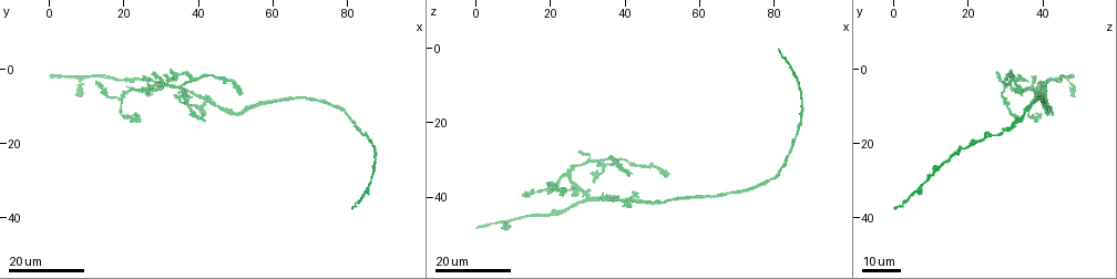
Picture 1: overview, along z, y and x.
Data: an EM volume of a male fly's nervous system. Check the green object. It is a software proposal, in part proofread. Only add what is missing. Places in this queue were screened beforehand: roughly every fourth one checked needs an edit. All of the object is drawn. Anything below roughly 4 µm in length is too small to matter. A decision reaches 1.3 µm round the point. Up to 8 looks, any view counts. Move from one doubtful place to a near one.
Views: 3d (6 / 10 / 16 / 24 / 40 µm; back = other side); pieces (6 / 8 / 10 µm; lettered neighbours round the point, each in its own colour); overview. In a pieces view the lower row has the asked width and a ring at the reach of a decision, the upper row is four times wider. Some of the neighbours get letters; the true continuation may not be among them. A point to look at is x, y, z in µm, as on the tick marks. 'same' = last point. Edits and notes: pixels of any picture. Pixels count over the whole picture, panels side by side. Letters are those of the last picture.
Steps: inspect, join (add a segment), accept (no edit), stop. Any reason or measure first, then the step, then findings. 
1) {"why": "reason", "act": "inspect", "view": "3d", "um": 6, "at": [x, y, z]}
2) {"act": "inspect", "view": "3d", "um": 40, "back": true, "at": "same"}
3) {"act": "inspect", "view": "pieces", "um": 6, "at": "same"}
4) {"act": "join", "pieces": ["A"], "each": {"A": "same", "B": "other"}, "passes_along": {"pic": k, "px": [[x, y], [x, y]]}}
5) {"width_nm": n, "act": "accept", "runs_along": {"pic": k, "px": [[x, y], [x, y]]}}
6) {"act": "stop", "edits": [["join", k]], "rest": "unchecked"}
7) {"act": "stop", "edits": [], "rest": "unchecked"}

{"why": "free end", "act": "inspect", "view": "3d", "um": 16, "at": [0.5, 1.5, 49.0]}

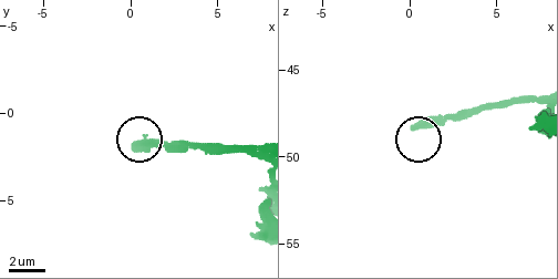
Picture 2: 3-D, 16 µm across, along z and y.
{"why": "what lies round it", "act": "inspect", "view": "pieces", "um": 10, "at": [0.2, 1.8, 48.4]}

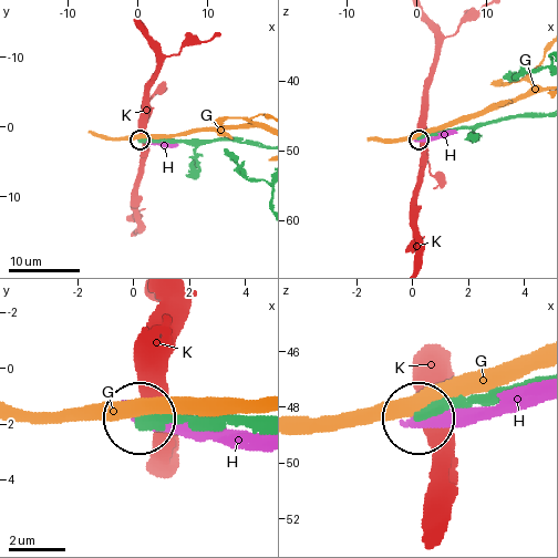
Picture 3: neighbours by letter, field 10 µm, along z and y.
{"act": "accept", "each": {"G": "other", "H": "other", "K": "other"}, "runs_along": {"pic": 3, "px": [[537, 379], [419, 419]]}, "found": "none of them fits"}

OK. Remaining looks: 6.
{"why": "an open end", "act": "inspect", "view": "3d", "um": 24, "at": [41.5, 7.0, 38.5]}

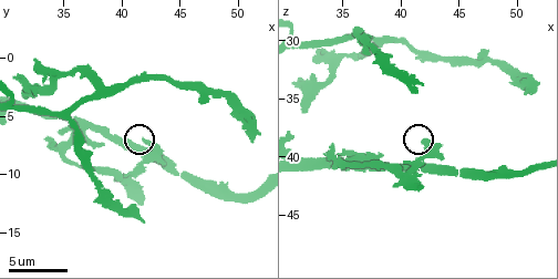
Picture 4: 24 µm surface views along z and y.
{"act": "inspect", "view": "pieces", "um": 6, "at": [42.0, 7.0, 38.6]}

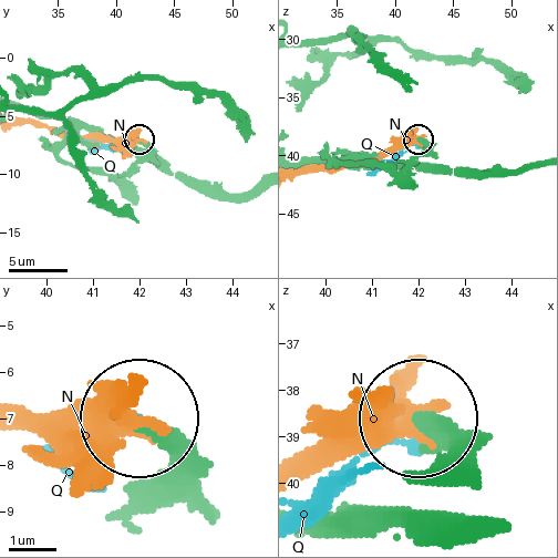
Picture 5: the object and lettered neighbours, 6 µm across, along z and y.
{"width_nm": 310, "act": "accept", "each": {"N": "other", "Q": "other"}, "found": "no lettered segment goes on from it"}

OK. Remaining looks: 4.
{"why": "branch stops here", "act": "inspect", "view": "pieces", "um": 8, "at": [41.8, 12.4, 42.8]}

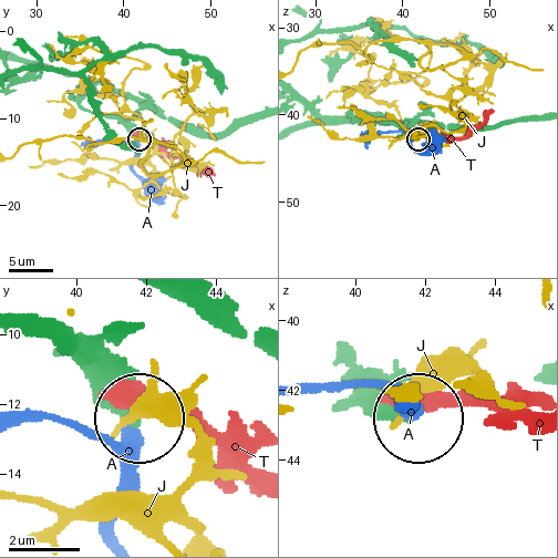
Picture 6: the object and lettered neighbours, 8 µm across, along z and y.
{"act": "join", "pieces": ["A"], "each": {"A": "same", "J": "other", "T": "other"}, "passes_along": {"pic": 6, "px": [[45, 328], [132, 426], [132, 495], [114, 539]]}, "found": "it goes on there"}

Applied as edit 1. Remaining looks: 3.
{"why": "end of a long branch", "act": "inspect", "view": "3d", "um": 16, "at": [81.0, 37.0, 0.0]}

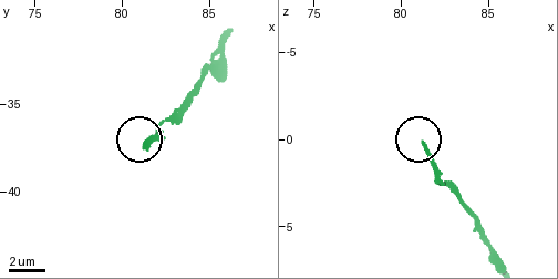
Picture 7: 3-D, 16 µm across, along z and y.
{"act": "inspect", "view": "pieces", "um": 10, "at": [81.2, 37.5, 0.3]}

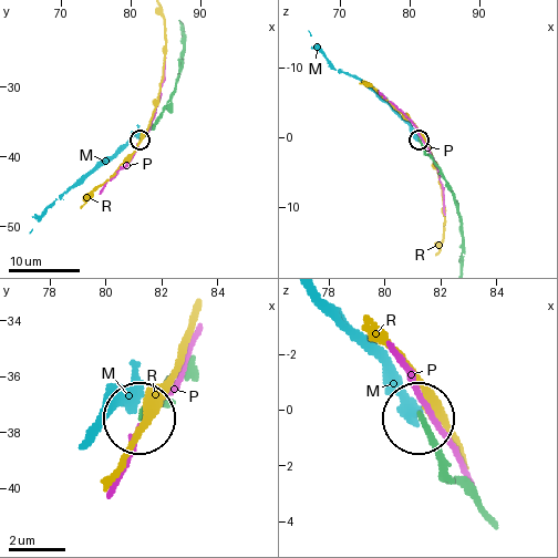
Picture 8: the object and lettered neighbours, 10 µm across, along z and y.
{"width_nm": 240, "act": "accept", "each": {"M": "other", "P": "other", "R": "other"}, "runs_along": {"pic": 8, "px": [[462, 240], [453, 192], [420, 141]]}, "found": "none of them fits"}

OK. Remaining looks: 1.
{"act": "stop", "edits": [["join", 6]], "rest": "unchecked"}

